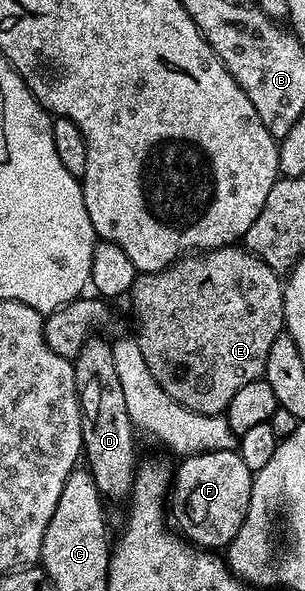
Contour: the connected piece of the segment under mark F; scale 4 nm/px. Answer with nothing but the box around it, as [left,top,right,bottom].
[169,449,253,551]

